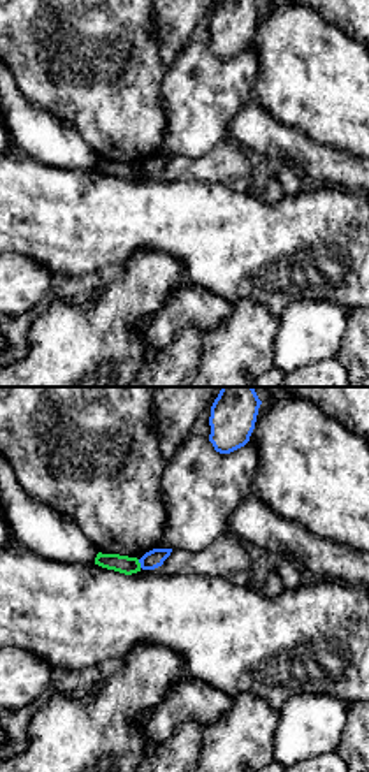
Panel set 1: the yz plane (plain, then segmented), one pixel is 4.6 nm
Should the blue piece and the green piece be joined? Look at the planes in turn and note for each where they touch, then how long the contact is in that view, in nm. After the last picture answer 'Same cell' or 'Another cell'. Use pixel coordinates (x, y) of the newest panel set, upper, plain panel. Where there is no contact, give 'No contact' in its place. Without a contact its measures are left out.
Touches blue at (139, 167). Shared border 40 nm

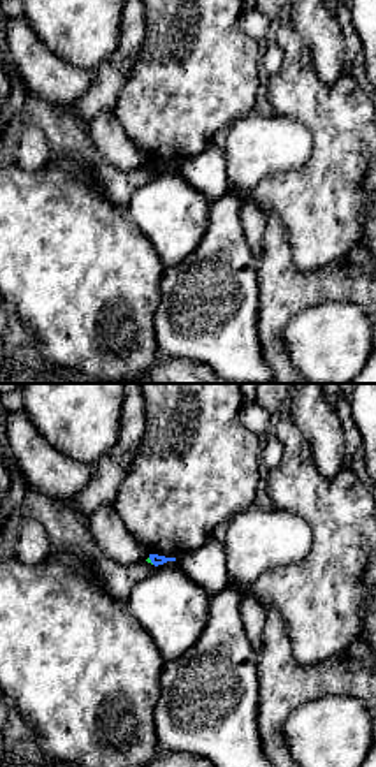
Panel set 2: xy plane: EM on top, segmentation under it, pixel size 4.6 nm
Touches blue at (151, 168). Shared border 40 nm

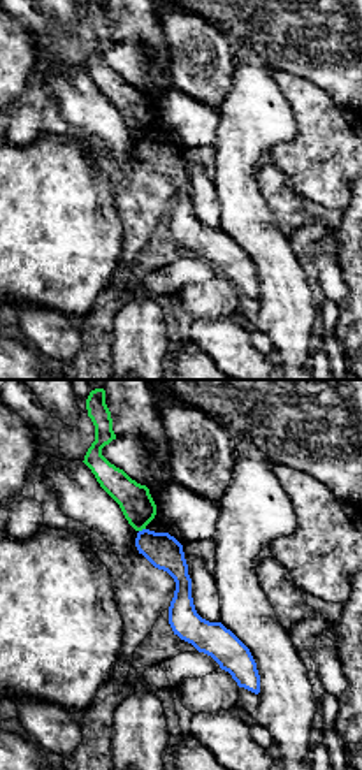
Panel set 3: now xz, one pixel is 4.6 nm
Touches blue at (143, 136). Shared border 40 nm

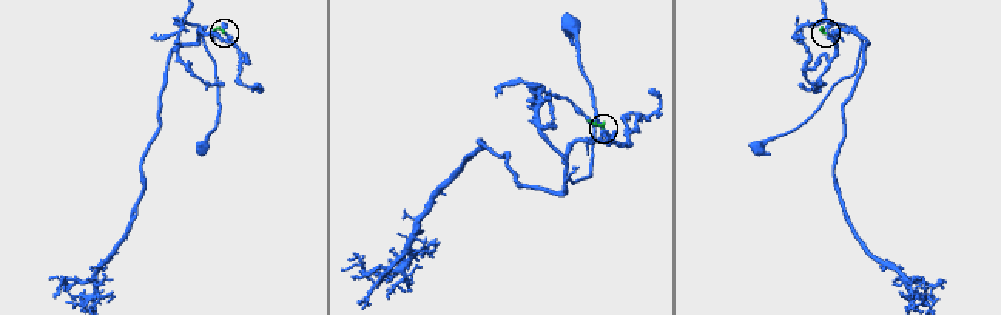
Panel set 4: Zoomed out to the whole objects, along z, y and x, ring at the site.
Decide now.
Another cell

